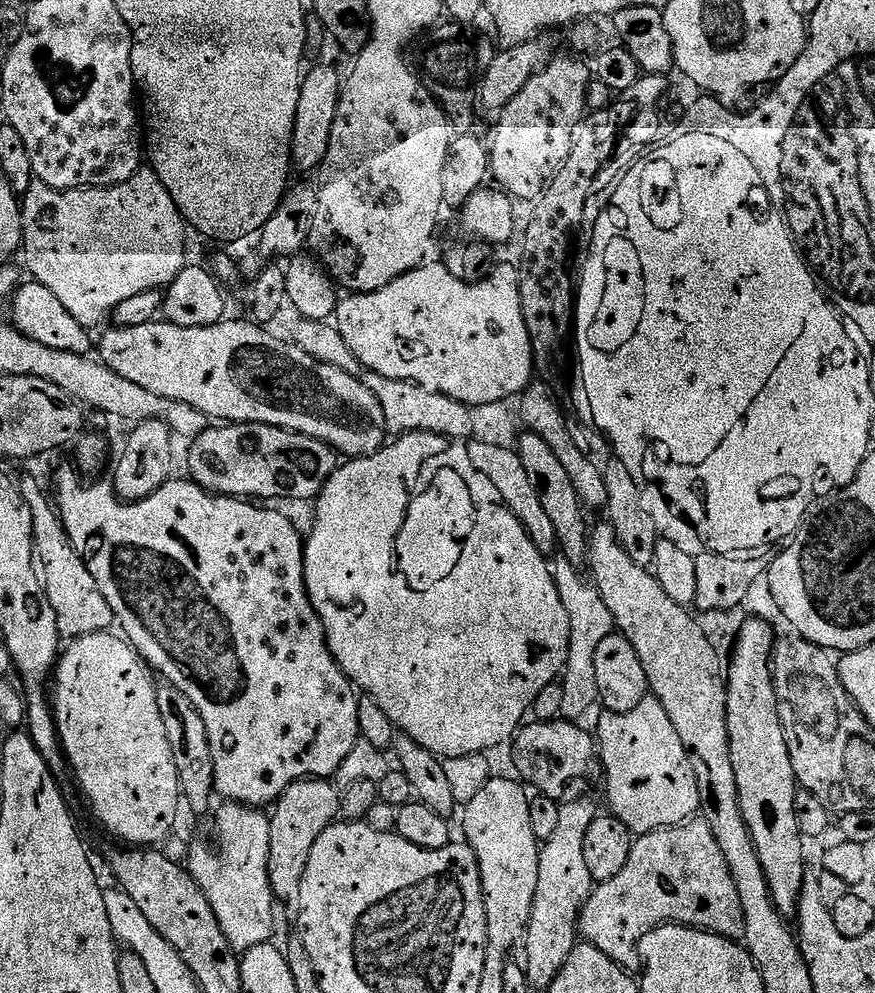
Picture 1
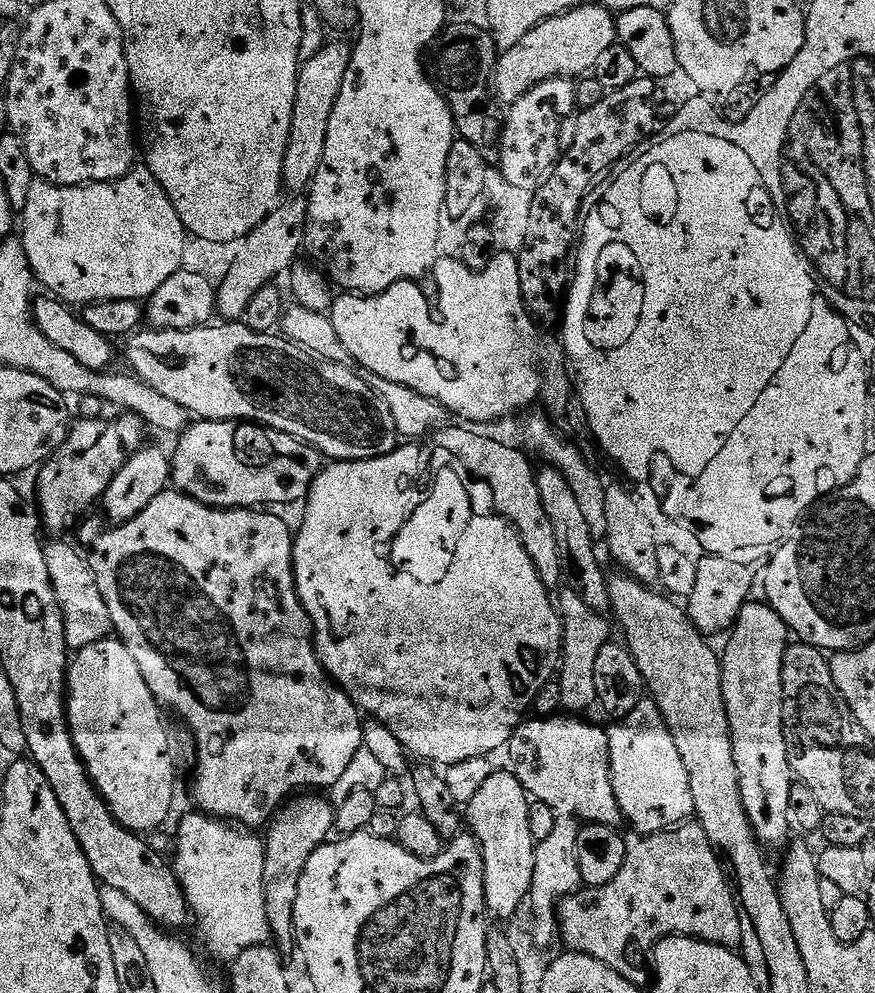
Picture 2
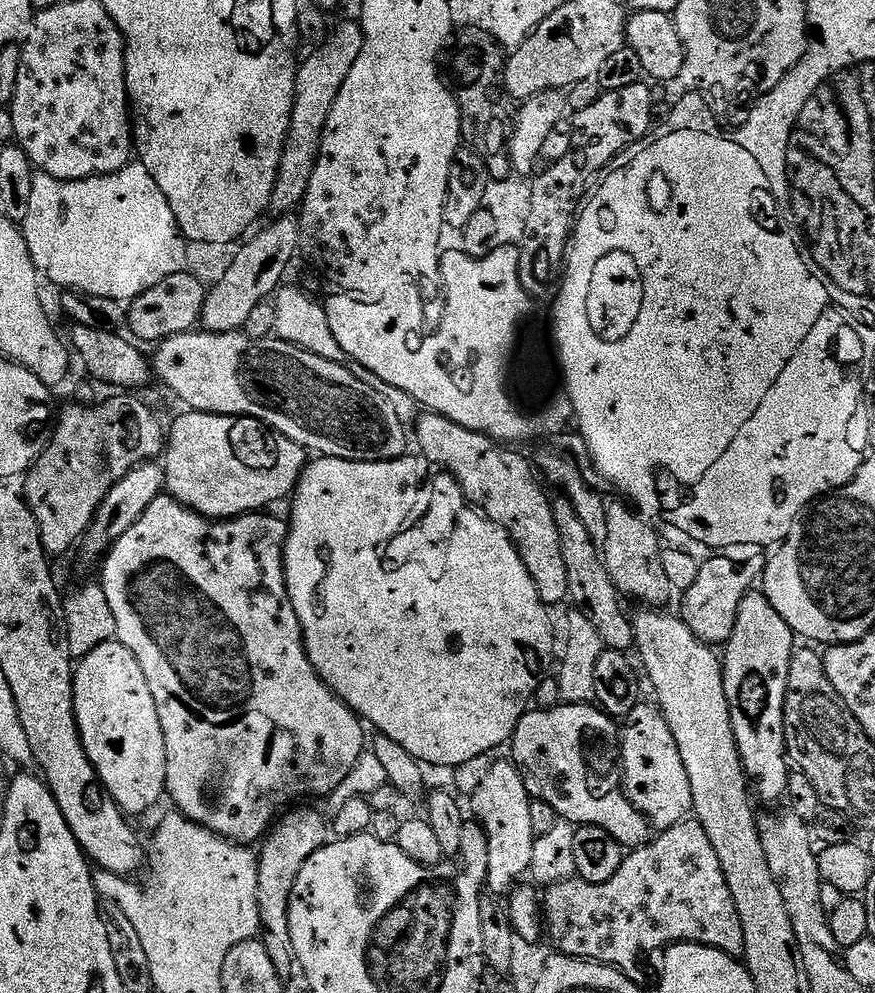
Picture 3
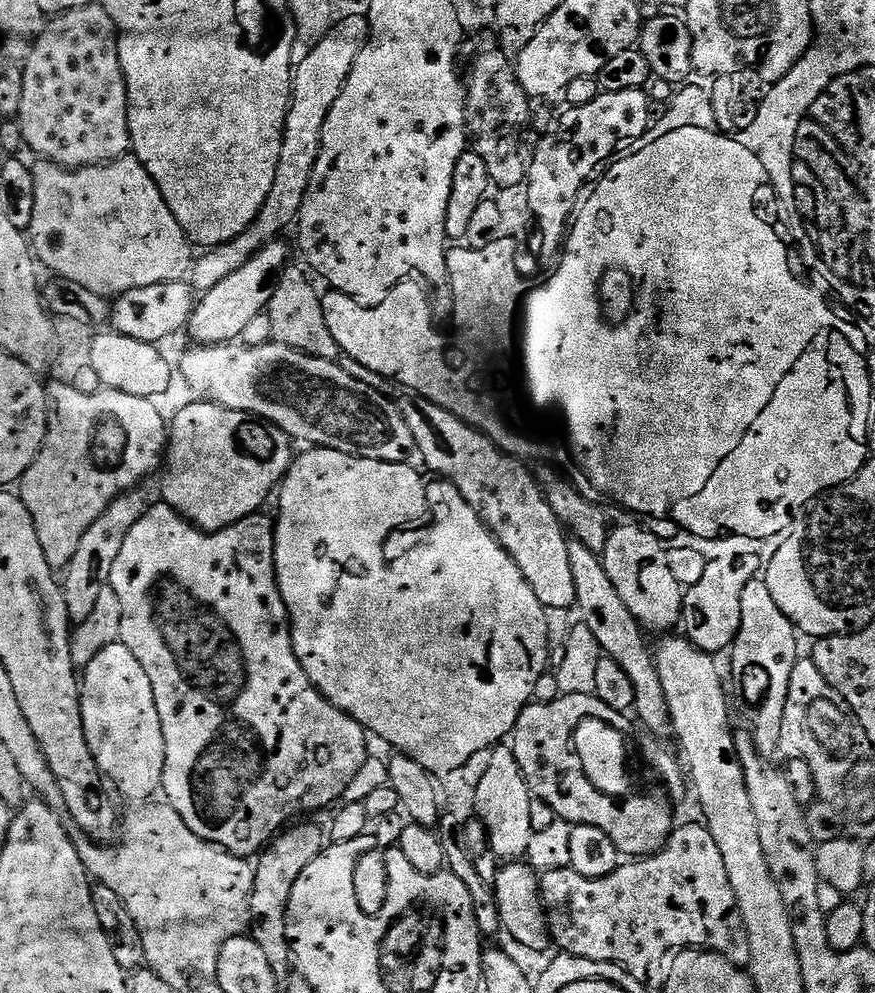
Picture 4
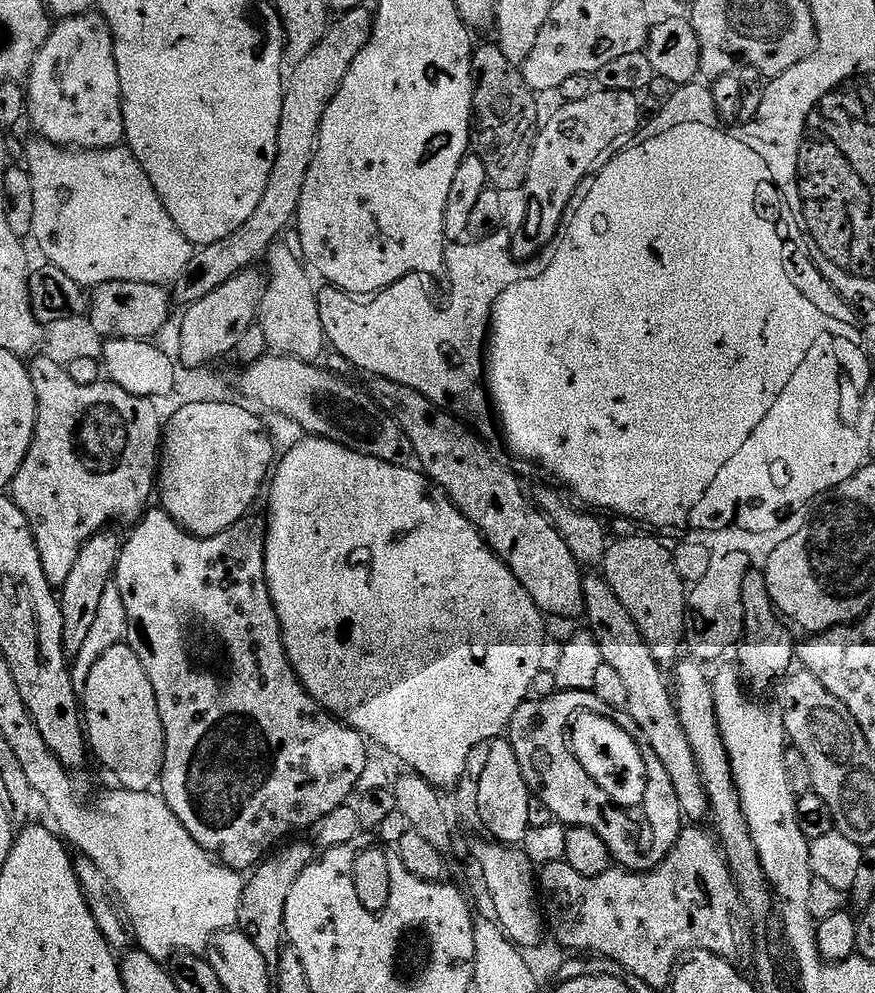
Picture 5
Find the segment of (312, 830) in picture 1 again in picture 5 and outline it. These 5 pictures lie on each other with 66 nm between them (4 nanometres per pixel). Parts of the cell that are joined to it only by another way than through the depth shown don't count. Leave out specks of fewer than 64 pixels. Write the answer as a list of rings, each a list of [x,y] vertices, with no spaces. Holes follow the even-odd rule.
[[[285,843],[256,865],[249,875],[253,876],[247,877],[241,898],[239,927],[252,939],[254,946],[258,946],[262,958],[266,958],[269,969],[272,970],[279,969],[280,955],[284,953],[286,947],[284,935],[286,898],[290,898],[290,889],[294,887],[294,882],[298,882],[298,874],[302,874],[302,870],[306,870],[306,866],[314,859],[314,848],[311,843],[308,843],[309,845],[292,843]]]

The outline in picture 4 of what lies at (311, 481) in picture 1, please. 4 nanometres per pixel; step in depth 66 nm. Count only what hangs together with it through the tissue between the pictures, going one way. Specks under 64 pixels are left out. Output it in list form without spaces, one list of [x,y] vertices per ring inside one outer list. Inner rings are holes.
[[[195,402],[188,404],[176,417],[171,417],[166,459],[162,464],[164,481],[160,484],[163,503],[169,504],[179,516],[203,532],[217,532],[234,526],[247,516],[255,516],[268,500],[268,495],[279,489],[294,459],[293,441],[271,422],[248,412],[230,410],[221,404]]]

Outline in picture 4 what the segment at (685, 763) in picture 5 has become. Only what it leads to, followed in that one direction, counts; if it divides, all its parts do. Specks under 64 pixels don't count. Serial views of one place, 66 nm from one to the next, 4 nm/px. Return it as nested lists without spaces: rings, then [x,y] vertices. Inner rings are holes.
[[[573,538],[568,541],[568,549],[570,550],[570,571],[574,574],[575,607],[580,608],[579,619],[590,630],[590,634],[598,638],[601,653],[607,659],[618,662],[618,666],[622,666],[622,670],[626,670],[626,674],[630,677],[636,699],[634,716],[637,716],[656,735],[653,737],[664,738],[660,736],[669,735],[672,715],[666,706],[666,694],[662,690],[662,680],[658,678],[653,649],[650,644],[648,648],[647,642],[644,641],[645,630],[622,602],[621,595],[610,582],[610,577],[606,574],[597,552]]]

